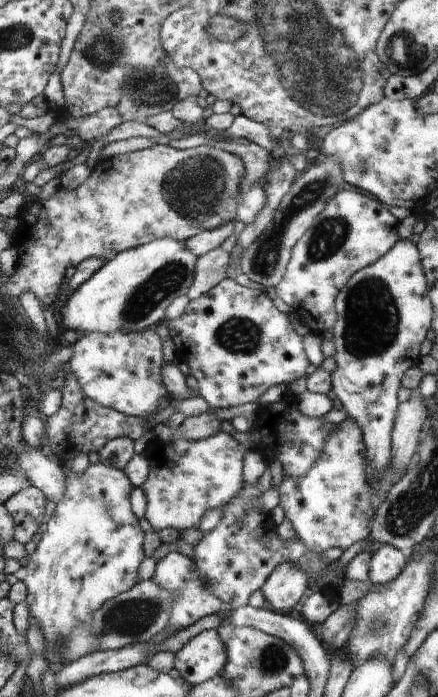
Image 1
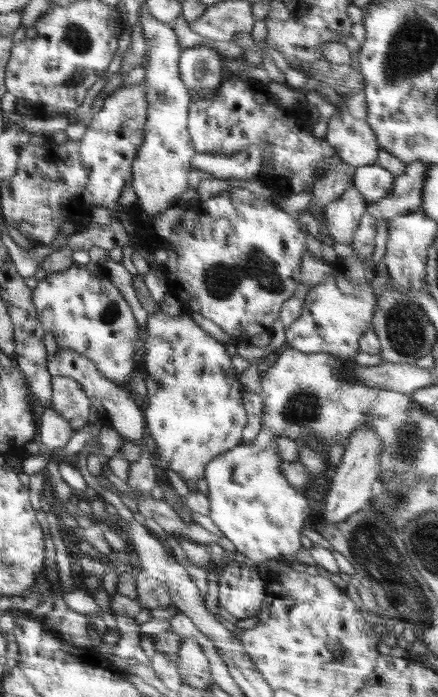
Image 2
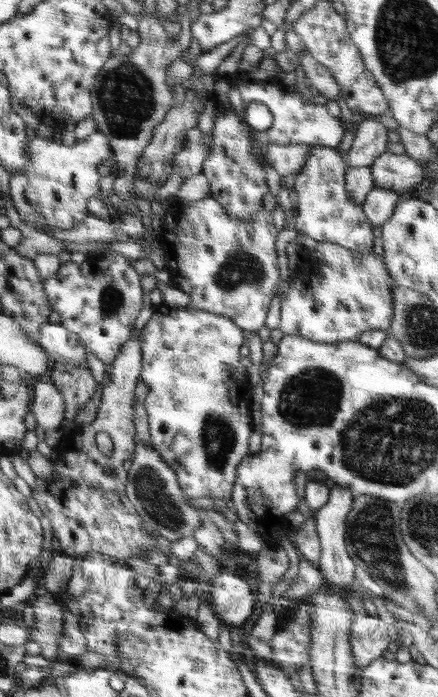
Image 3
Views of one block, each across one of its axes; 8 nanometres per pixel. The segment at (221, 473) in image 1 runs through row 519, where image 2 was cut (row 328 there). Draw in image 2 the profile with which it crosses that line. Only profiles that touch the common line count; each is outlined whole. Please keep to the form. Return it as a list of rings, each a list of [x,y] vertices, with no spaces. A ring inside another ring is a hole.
[[[160,308],[148,315],[146,324],[146,352],[143,379],[147,386],[148,405],[143,408],[148,437],[156,443],[159,458],[176,472],[182,481],[194,485],[205,480],[205,466],[218,455],[243,444],[242,429],[246,425],[244,387],[238,381],[239,374],[232,367],[232,359],[226,345],[209,335],[198,318],[182,312],[170,317]]]

